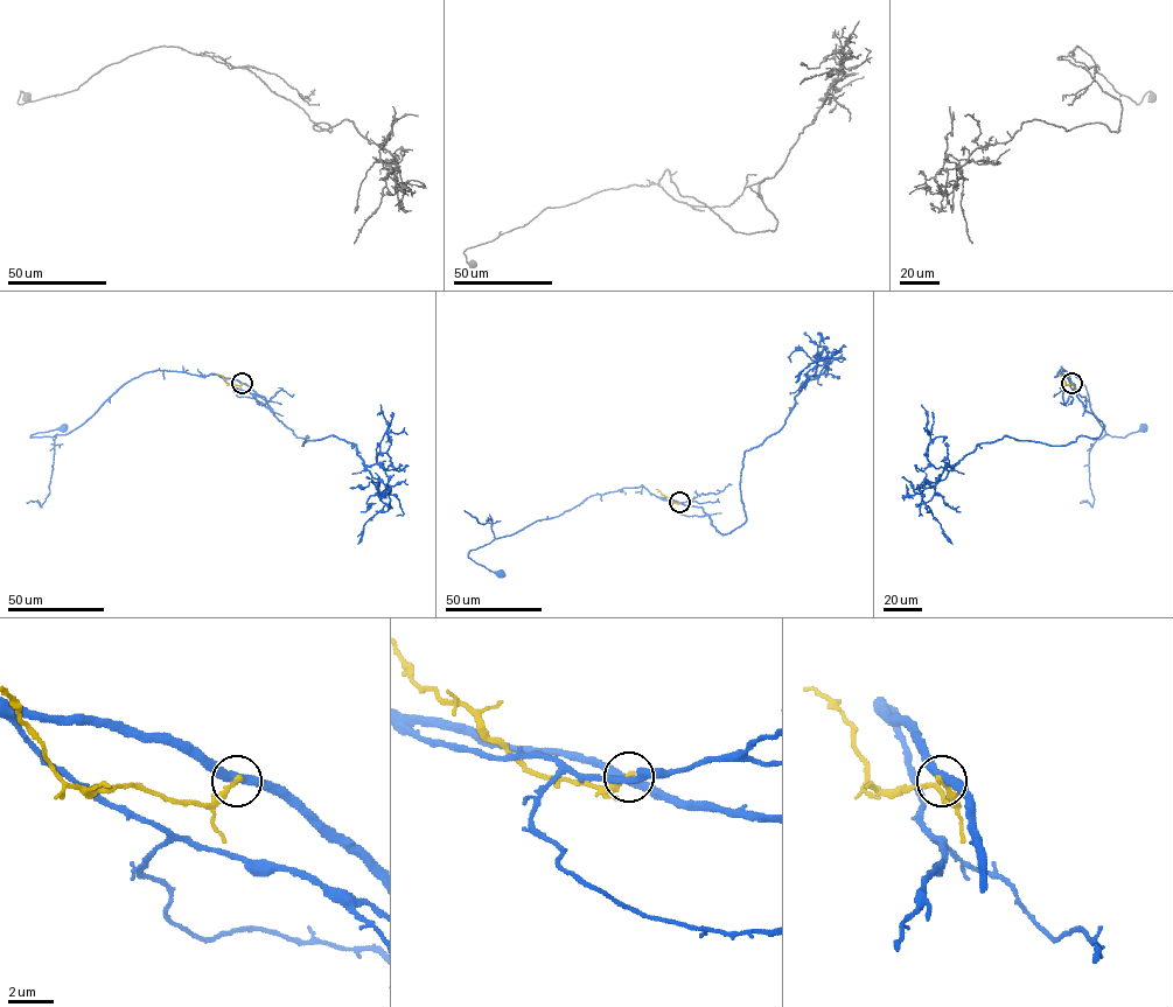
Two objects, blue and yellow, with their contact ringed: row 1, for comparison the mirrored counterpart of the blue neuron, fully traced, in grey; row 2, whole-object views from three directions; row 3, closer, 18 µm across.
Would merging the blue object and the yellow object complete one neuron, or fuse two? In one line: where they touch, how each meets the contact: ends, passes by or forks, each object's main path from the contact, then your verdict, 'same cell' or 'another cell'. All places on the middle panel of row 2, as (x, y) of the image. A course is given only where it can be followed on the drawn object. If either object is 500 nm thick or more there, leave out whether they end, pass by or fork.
at (679, 502); blue passes by; yellow ends there; blue runs (679, 502), (660, 498), (642, 485), (591, 496), (558, 516), (535, 521), (469, 552), (476, 563), (501, 574); yellow runs (679, 502), (671, 502), (656, 489); another cell

